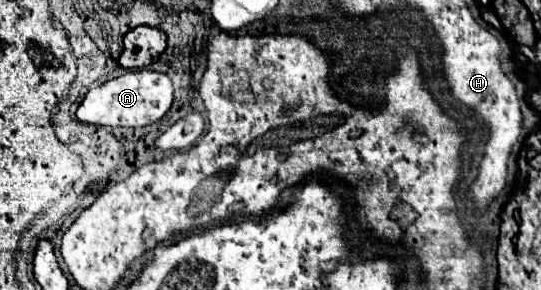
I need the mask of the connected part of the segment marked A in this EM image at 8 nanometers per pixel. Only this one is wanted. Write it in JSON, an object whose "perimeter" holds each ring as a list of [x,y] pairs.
{"perimeter":[[[137,69],[99,85],[99,89],[89,91],[83,97],[75,115],[81,123],[91,123],[91,125],[145,127],[159,121],[169,111],[171,101],[173,101],[173,87],[167,75],[151,69]]]}

